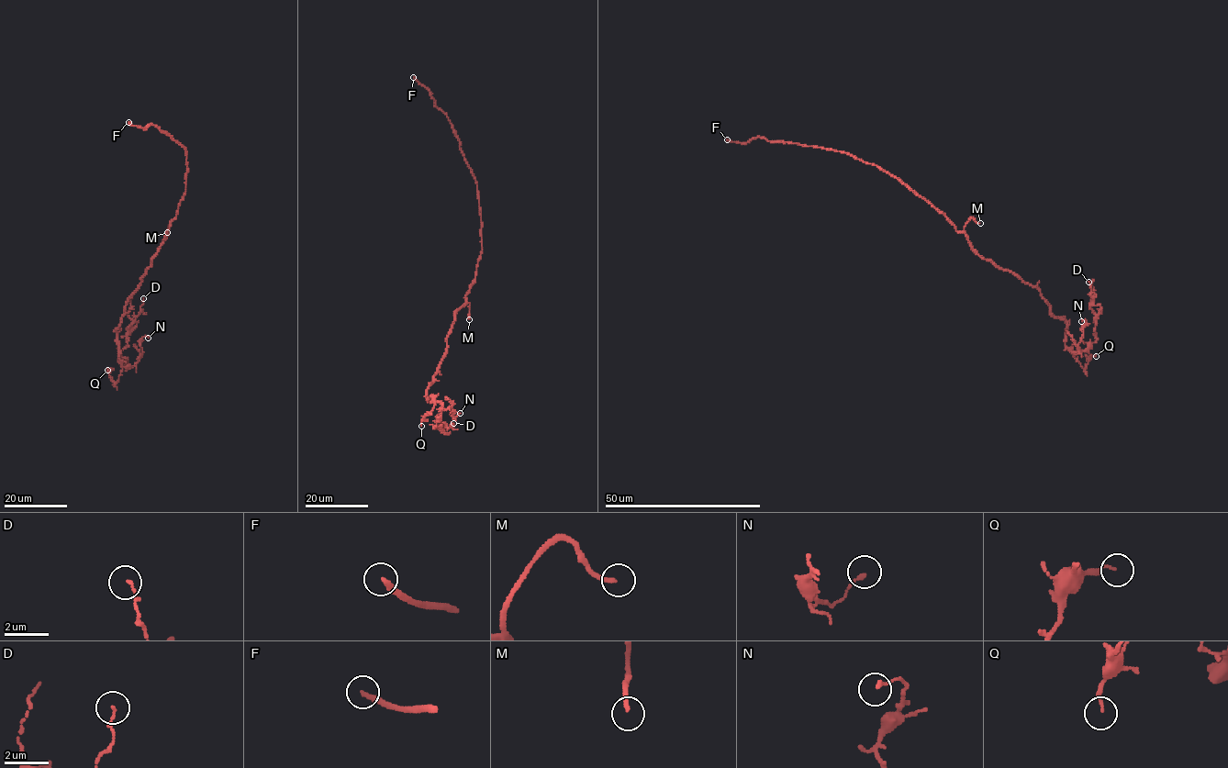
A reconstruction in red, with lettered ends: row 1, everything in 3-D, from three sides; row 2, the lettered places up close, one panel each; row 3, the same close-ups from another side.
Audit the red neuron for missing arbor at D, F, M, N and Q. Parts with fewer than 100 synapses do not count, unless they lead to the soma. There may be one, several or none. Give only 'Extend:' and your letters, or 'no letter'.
Extend: F, M

